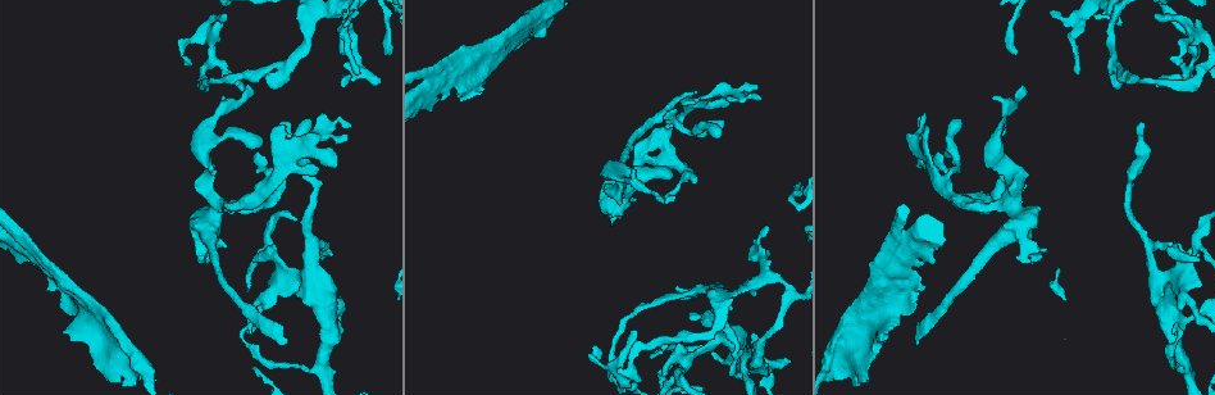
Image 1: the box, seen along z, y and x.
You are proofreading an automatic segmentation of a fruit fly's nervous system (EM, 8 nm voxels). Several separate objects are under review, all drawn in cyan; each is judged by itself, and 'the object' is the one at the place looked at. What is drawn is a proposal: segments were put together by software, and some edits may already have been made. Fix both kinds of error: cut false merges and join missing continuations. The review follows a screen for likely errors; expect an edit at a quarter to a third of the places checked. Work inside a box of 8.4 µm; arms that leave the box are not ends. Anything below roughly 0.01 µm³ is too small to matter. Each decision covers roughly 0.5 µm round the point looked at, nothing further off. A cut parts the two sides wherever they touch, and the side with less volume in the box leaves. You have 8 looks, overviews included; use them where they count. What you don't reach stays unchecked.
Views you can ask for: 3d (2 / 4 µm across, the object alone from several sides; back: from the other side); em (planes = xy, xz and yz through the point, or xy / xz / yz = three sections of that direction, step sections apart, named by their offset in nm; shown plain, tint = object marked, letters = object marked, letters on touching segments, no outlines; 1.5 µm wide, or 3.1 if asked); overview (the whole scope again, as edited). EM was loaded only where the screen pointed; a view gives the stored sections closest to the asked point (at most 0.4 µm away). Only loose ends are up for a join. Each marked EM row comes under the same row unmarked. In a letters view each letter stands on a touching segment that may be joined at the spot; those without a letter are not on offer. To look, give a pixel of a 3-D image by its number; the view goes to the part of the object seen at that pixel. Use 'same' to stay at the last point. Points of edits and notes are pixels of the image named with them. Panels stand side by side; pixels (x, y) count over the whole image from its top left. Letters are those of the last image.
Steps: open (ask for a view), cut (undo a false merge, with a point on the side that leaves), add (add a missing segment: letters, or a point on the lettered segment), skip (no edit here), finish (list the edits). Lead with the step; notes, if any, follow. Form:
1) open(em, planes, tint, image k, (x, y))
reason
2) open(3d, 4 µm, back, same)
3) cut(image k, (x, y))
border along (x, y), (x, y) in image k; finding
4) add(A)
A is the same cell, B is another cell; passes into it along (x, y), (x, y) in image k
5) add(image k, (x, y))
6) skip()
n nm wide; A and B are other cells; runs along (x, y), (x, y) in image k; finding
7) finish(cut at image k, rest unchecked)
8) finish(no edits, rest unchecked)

open(em, xy, step 4, letters, image 1, (770, 253))
branch stops here

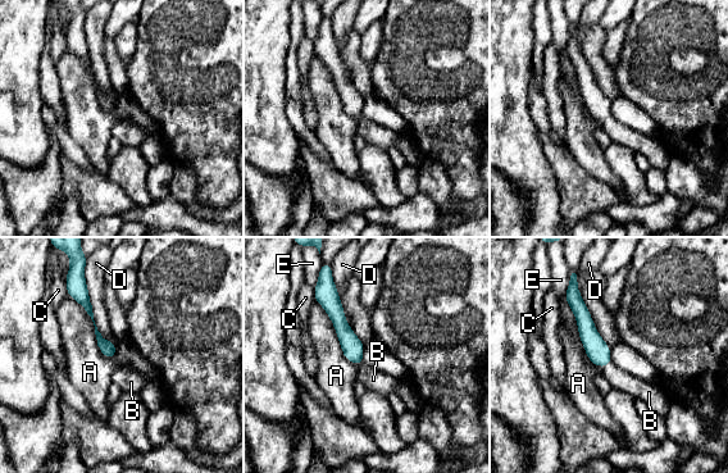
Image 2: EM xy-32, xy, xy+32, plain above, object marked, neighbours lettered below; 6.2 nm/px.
add(B)
B is the same cell, A, C, D and E are other cells; passes into it along (599, 353), (606, 364), (620, 380) in image 2; it goes on there

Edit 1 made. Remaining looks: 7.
open(overview)

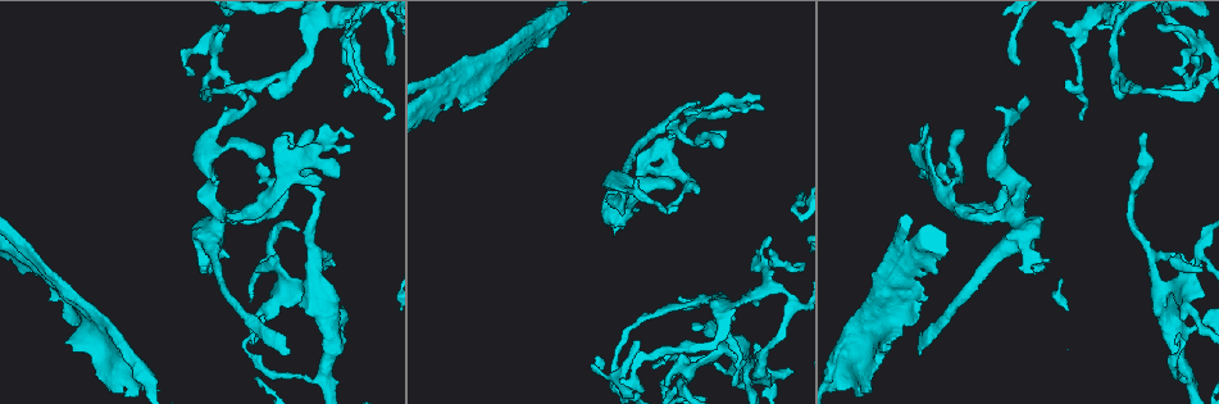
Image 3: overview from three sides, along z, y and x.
open(3d, 2 µm, image 3, (203, 160))
three-way junction

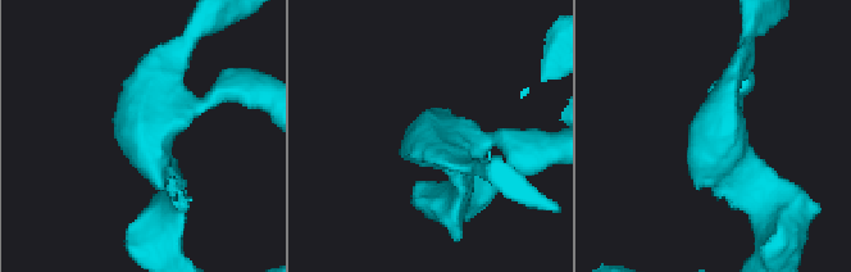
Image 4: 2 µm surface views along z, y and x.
open(em, yz, step 4, tint, image 4, (144, 127))
3 arms

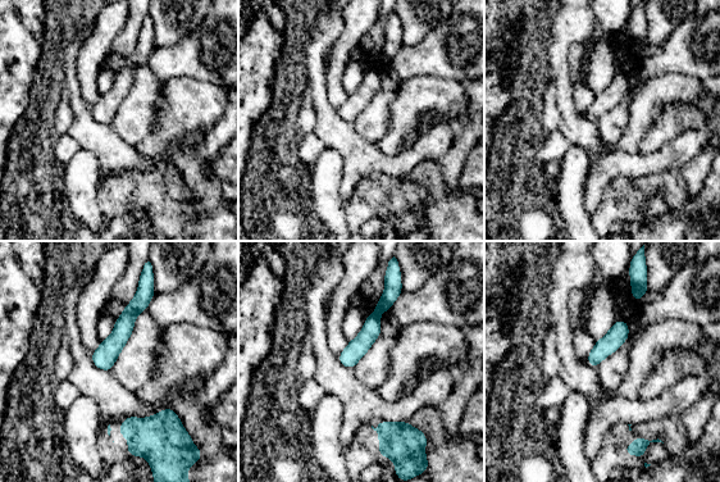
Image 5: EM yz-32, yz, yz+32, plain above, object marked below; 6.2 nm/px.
open(em, yz, step 4, letters, same)

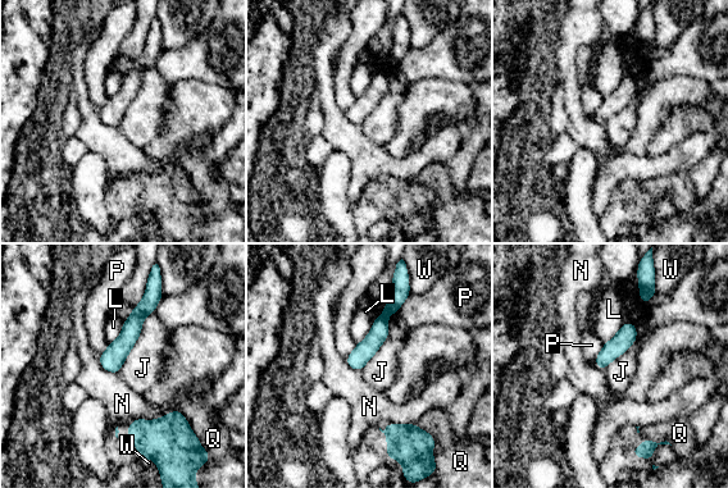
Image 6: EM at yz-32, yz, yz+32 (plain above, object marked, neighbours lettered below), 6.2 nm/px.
skip()
J, L, N, P, Q and W are other cells; border along (153, 313), (117, 374) in image 6; all the same neuron

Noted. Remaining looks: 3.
open(em, xy, step 4, tint, image 3, (955, 207))

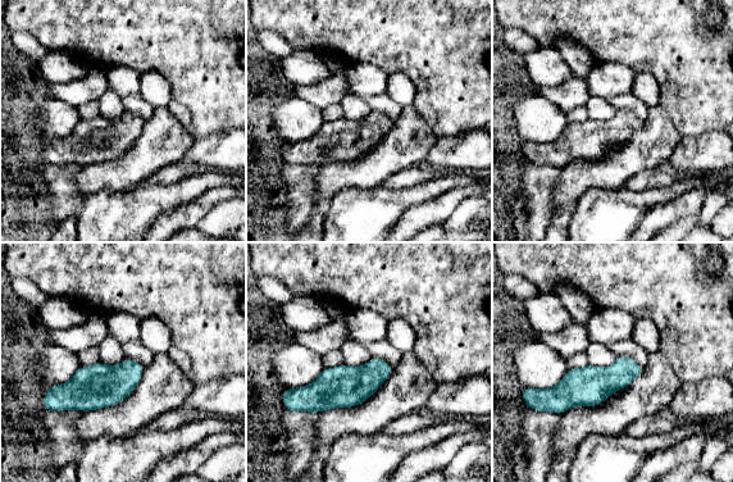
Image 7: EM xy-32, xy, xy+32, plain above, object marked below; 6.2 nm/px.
open(em, planes, tint, same)

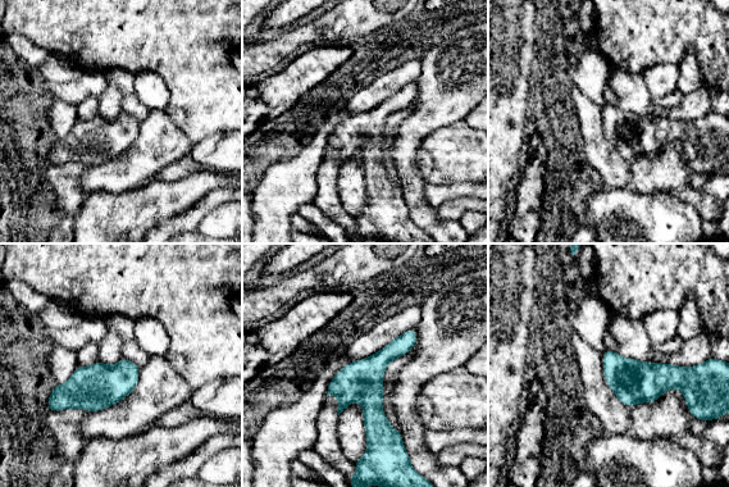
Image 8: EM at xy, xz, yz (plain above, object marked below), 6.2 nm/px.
open(em, planes, letters, same)

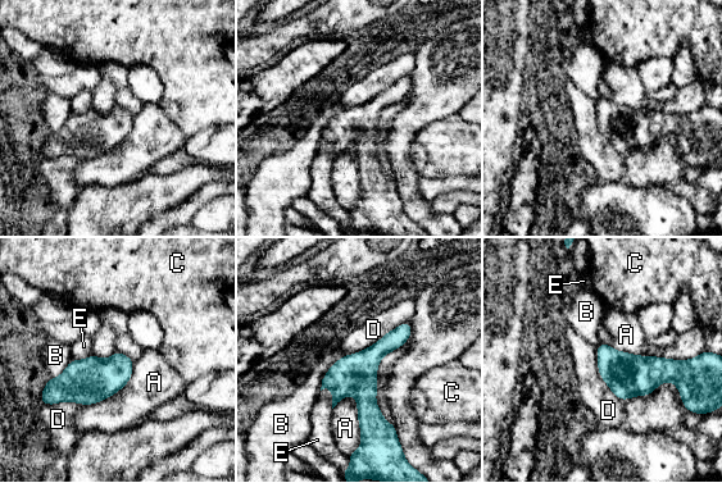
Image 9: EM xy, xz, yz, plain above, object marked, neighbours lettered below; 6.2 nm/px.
skip()
A, B, C, D and E are other cells; border along (409, 320), (345, 355) in image 9; continuous, no second neuron

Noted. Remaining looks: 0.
finish(add at image 2, rest unchecked)

